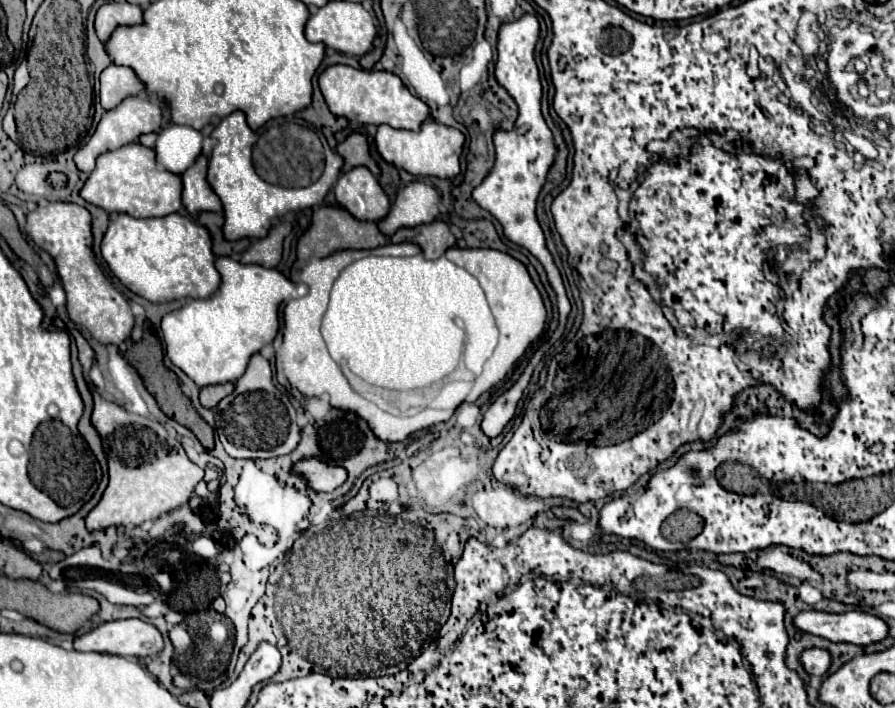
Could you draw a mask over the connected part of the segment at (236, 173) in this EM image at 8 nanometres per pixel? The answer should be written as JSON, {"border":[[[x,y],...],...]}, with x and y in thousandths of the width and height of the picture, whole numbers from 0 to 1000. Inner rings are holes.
{"border":[[[261,157],[259,162],[250,165],[237,185],[235,194],[241,196],[241,205],[237,210],[237,219],[232,225],[232,244],[230,256],[237,264],[237,270],[246,278],[248,284],[248,301],[250,301],[250,318],[248,329],[253,340],[266,340],[266,338],[293,338],[299,332],[304,321],[304,309],[320,304],[324,298],[337,298],[346,295],[351,290],[358,290],[366,270],[371,267],[373,256],[380,247],[380,239],[384,233],[384,225],[373,216],[360,188],[355,192],[362,206],[363,237],[360,250],[349,258],[342,267],[315,267],[308,261],[302,261],[293,256],[284,236],[282,236],[282,208],[288,196],[288,188],[277,179],[275,162],[270,157]]]}

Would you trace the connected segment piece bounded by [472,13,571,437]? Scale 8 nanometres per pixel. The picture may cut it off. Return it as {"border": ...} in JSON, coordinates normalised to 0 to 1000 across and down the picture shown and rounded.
{"border":[[[585,18],[581,27],[577,30],[568,30],[559,38],[556,44],[556,89],[554,89],[554,112],[556,117],[574,137],[574,143],[579,145],[579,168],[574,174],[572,185],[556,185],[552,191],[552,208],[554,208],[554,230],[550,236],[550,242],[543,247],[543,253],[530,267],[530,284],[543,295],[545,301],[550,301],[561,323],[565,338],[570,338],[577,346],[588,349],[610,380],[612,397],[621,414],[623,422],[625,458],[615,477],[611,477],[604,490],[592,506],[588,520],[583,524],[583,530],[579,532],[579,538],[563,552],[541,583],[539,592],[539,609],[545,617],[556,617],[561,612],[561,606],[565,603],[565,597],[574,589],[577,572],[584,559],[585,551],[590,545],[596,524],[600,514],[607,507],[612,493],[623,482],[630,472],[634,458],[635,442],[638,439],[637,425],[635,425],[632,408],[628,403],[628,391],[626,383],[621,380],[615,355],[610,352],[608,343],[608,329],[601,318],[599,309],[599,281],[601,273],[606,267],[606,261],[610,258],[610,247],[615,242],[615,236],[619,233],[621,225],[621,202],[617,194],[617,185],[612,182],[606,160],[603,160],[603,140],[606,140],[606,120],[601,114],[601,95],[597,86],[597,66],[601,58],[601,47],[603,47],[603,35],[601,27],[592,18]]]}

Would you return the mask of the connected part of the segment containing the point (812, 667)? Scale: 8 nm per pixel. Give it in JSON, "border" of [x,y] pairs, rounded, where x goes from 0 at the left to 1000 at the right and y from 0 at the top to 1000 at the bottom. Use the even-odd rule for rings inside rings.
{"border":[[[909,914],[909,917],[901,917],[901,919],[896,922],[894,934],[896,934],[898,945],[901,945],[905,953],[918,956],[918,953],[927,945],[927,939],[930,939],[930,925],[927,925],[927,919],[923,919],[923,917],[912,917],[912,914]]]}

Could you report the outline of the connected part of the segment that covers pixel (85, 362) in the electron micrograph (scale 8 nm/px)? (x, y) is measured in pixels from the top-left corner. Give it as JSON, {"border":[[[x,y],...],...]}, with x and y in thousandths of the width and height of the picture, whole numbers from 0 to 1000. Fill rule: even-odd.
{"border":[[[83,470],[83,479],[87,484],[87,504],[89,504],[92,518],[101,521],[105,513],[105,493],[98,487],[98,482],[92,476],[92,470]]]}

